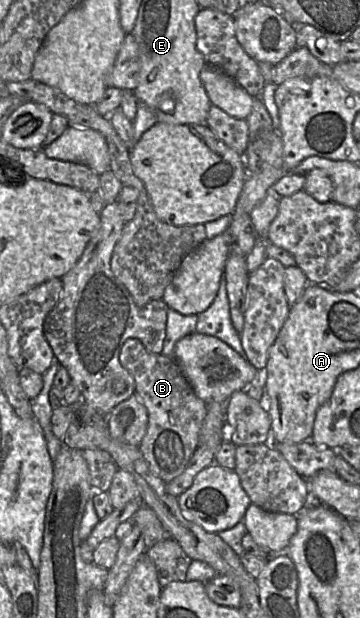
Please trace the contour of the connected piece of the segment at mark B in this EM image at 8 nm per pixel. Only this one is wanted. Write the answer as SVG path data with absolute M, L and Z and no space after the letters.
M129 338L119 360L133 376L136 394L148 411L148 427L140 450L153 474L165 483L183 473L198 448L199 433L207 414L207 403L194 392L174 356L148 352L140 340Z

